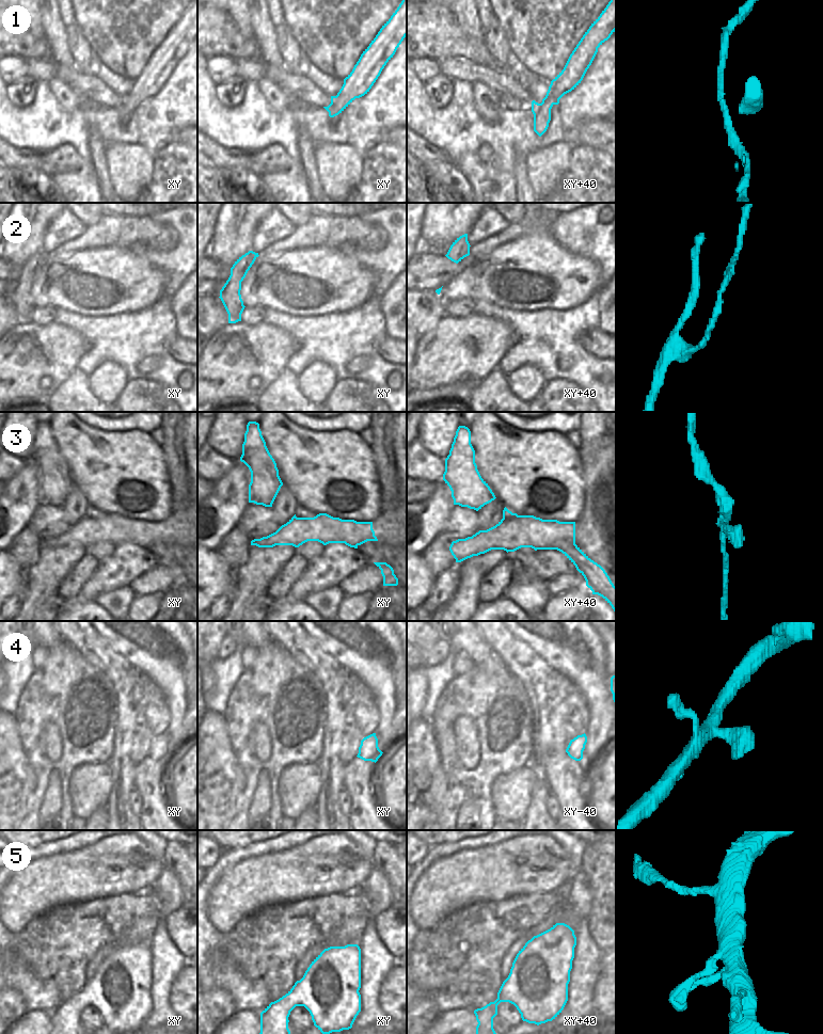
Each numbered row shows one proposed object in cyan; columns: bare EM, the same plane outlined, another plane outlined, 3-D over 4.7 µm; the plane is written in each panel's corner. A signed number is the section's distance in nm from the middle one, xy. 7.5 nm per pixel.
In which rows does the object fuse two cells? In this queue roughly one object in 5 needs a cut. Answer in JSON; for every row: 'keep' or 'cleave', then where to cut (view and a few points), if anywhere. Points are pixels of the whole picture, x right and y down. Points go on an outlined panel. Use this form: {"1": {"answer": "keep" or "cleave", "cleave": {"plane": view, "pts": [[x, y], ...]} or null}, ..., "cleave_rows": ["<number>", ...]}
{"1": {"answer": "keep", "cleave": null}, "2": {"answer": "keep", "cleave": null}, "3": {"answer": "cleave", "cleave": {"plane": "xy+40", "pts": [[574, 540], [555, 540], [547, 549]]}}, "4": {"answer": "keep", "cleave": null}, "5": {"answer": "keep", "cleave": null}, "cleave_rows": ["3"]}

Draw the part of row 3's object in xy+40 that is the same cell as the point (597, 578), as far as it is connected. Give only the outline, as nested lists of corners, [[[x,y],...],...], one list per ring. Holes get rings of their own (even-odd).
[[[561,539],[549,545],[548,550],[557,550],[561,552],[584,576],[586,586],[592,591],[592,594],[602,596],[616,613],[616,587],[605,570],[591,560],[575,544],[575,541],[566,541]]]

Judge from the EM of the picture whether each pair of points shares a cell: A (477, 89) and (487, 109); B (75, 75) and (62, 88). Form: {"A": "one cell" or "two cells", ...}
{"A": "one cell", "B": "two cells"}

